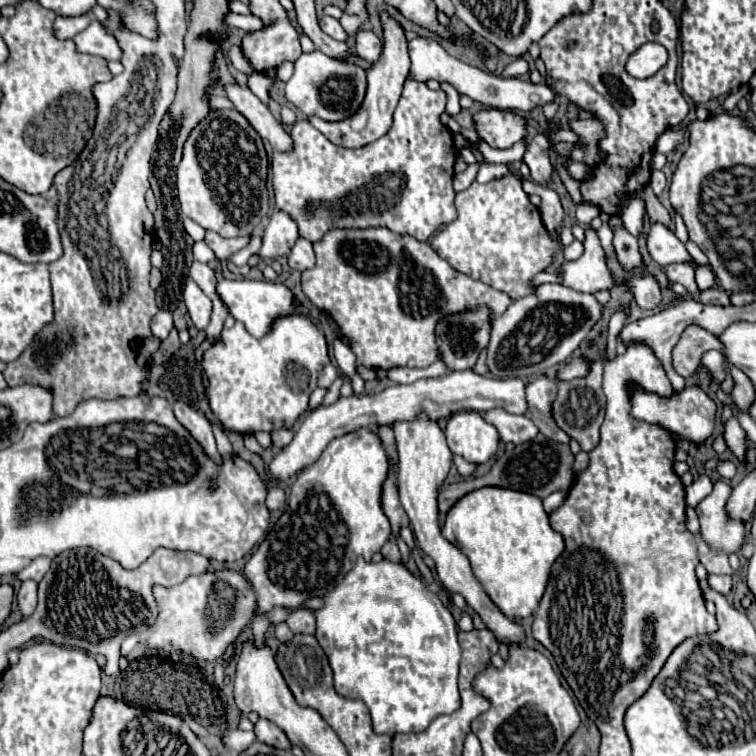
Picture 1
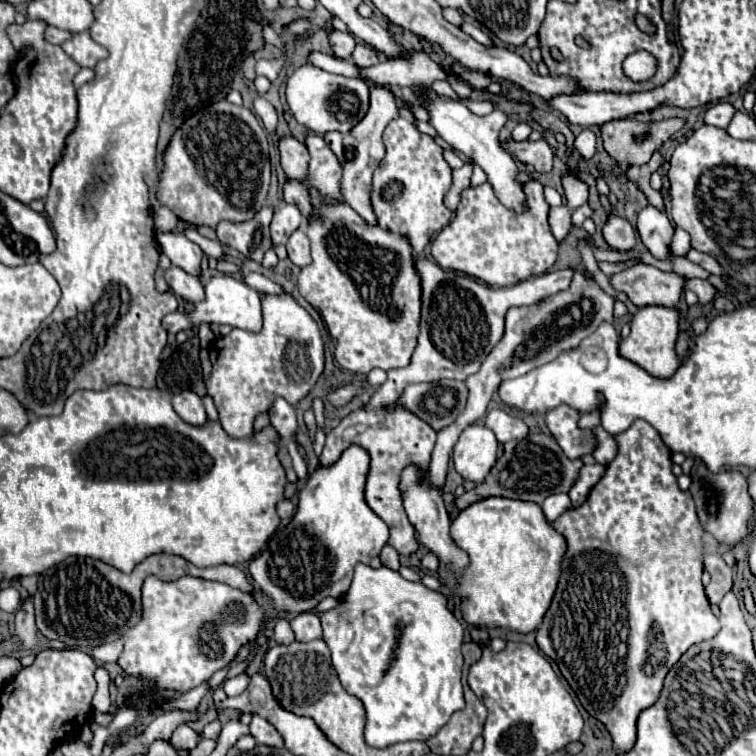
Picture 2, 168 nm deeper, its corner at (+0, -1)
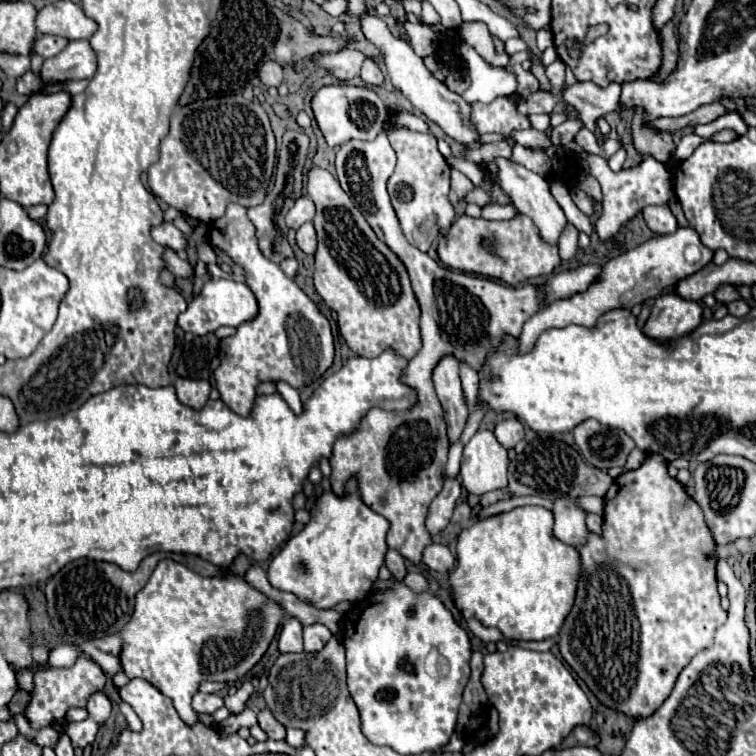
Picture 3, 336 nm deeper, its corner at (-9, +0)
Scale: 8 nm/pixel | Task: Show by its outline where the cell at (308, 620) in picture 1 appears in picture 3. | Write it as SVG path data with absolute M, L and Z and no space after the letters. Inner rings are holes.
M310 624L304 626L304 650L306 652L320 652L324 644L332 638L332 632L324 624Z

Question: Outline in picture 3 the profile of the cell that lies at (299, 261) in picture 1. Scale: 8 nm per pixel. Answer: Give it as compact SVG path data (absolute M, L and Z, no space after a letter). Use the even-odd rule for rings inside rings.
M306 222L306 224L302 224L302 226L298 228L296 242L298 242L298 246L300 246L306 254L314 254L314 252L316 252L316 232L314 232L312 222Z

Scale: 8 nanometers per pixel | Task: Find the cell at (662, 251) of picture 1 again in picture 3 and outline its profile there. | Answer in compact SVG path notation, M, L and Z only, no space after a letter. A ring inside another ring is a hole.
M648 206L648 208L644 208L642 216L644 216L648 228L656 234L672 234L678 228L676 218L668 206Z

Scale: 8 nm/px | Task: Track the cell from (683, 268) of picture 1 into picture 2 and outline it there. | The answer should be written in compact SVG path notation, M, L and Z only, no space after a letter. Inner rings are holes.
M687 279L685 289L691 289L693 293L697 293L699 303L703 303L703 305L709 303L709 301L713 301L715 293L717 293L717 289L709 281L705 281L705 279Z

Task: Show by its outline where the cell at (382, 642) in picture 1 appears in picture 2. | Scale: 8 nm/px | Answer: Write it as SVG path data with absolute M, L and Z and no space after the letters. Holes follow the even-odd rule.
M357 565L355 567L355 575L351 581L349 591L339 599L339 605L335 609L329 609L325 613L321 613L321 625L323 625L323 641L327 643L327 647L331 649L331 659L333 659L333 667L337 671L339 681L343 685L343 689L351 695L355 695L357 699L363 701L365 711L367 711L367 725L365 725L365 741L371 747L387 747L393 743L401 743L401 741L425 741L431 735L437 733L439 727L443 727L449 717L465 707L463 701L463 689L461 689L461 667L463 667L463 655L461 655L461 643L463 643L463 627L461 623L455 619L455 615L449 611L447 607L447 597L439 591L427 589L421 581L413 583L403 579L397 571L387 569L385 565L381 565L379 569L373 569L371 565Z

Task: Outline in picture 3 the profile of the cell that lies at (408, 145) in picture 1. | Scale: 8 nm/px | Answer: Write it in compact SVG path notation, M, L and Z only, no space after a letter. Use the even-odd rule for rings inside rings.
M400 128L388 134L388 140L396 152L396 170L388 180L388 194L404 236L412 246L426 252L442 228L448 228L454 222L454 208L448 200L450 192L450 166L436 148L436 138L432 134L412 132ZM410 186L410 192L406 188Z

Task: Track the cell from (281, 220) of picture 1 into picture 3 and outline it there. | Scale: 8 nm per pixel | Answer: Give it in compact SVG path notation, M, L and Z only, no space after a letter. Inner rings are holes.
M300 196L300 200L296 200L292 210L286 214L286 224L288 228L298 230L304 222L310 222L314 214L316 214L316 206L312 204L312 200L308 196Z

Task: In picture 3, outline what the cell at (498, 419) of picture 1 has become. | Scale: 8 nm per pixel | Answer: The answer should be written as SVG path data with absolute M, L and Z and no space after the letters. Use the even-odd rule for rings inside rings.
M508 418L508 420L502 420L502 422L496 426L494 434L496 434L498 442L500 442L506 450L510 450L510 448L514 448L514 446L524 438L524 426L522 426L522 422L520 422L518 418Z

